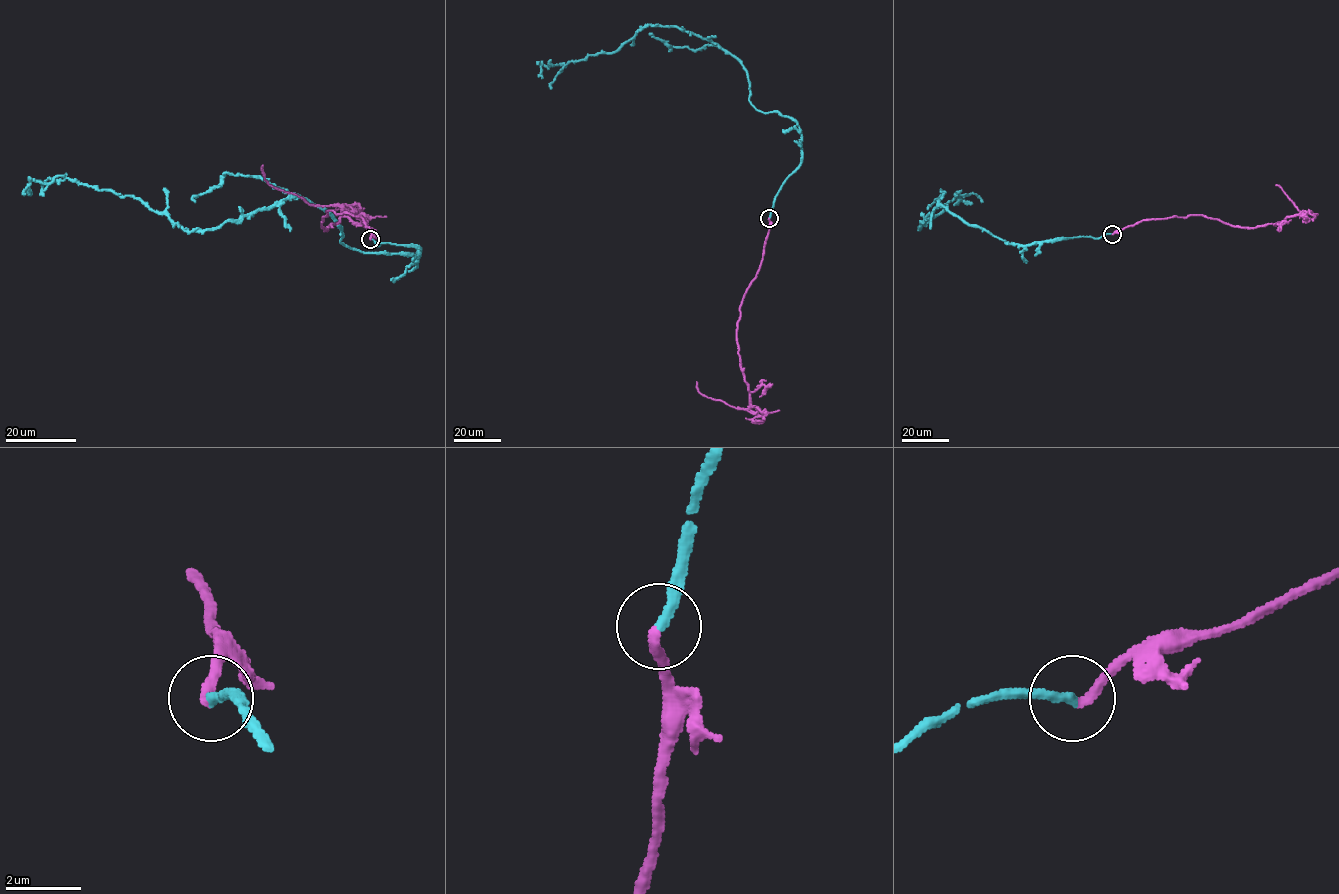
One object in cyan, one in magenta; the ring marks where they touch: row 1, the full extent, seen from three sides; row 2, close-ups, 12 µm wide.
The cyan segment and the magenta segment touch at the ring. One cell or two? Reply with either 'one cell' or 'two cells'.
one cell

